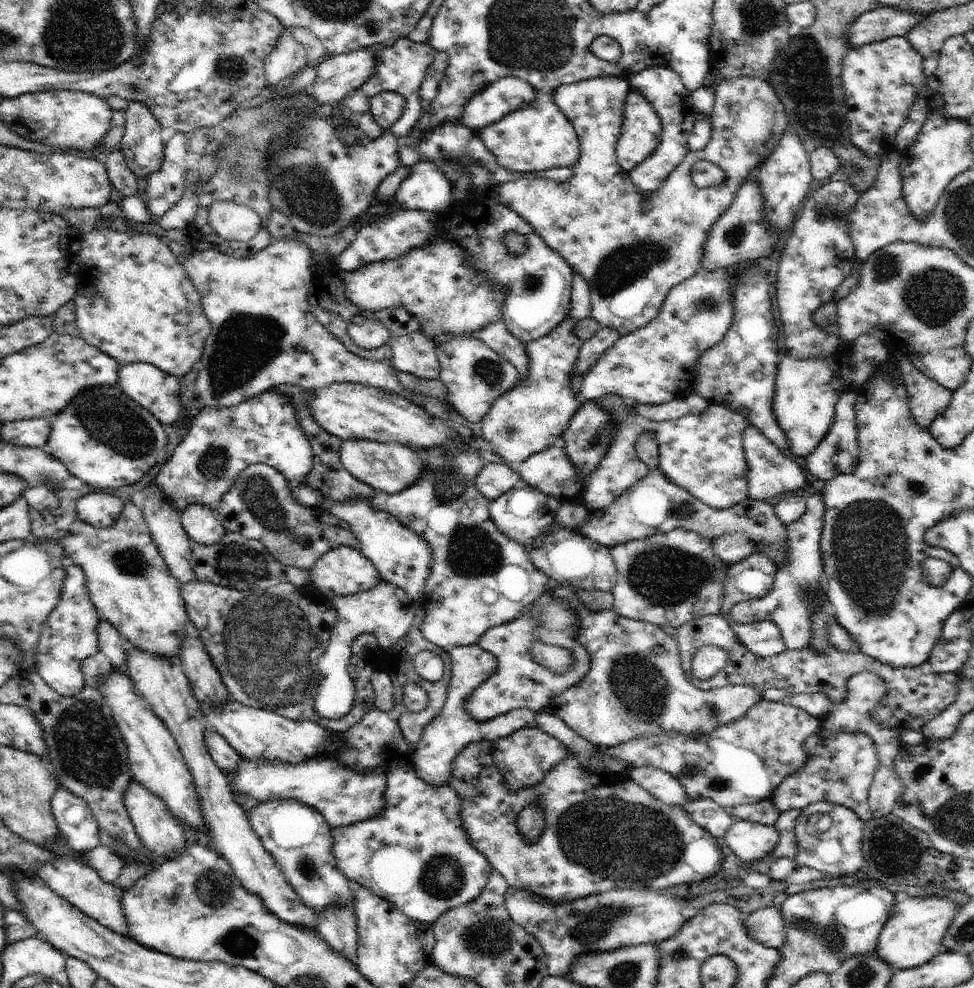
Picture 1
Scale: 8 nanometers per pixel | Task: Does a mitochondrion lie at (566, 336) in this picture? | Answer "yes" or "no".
no

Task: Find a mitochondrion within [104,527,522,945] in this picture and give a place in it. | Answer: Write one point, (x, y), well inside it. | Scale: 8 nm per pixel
(271, 650)

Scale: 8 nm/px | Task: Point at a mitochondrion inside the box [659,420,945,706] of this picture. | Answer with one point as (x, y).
(867, 543)

